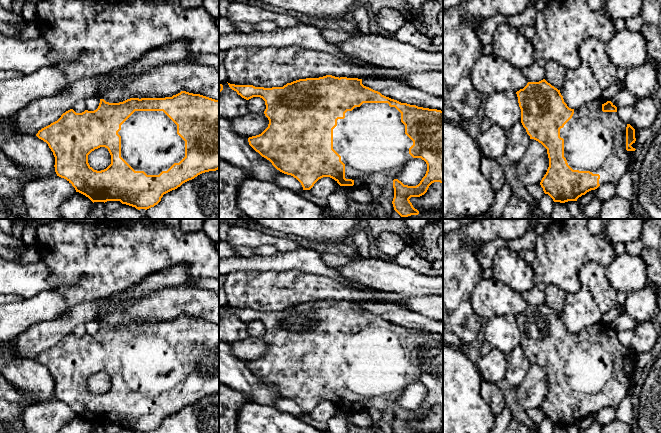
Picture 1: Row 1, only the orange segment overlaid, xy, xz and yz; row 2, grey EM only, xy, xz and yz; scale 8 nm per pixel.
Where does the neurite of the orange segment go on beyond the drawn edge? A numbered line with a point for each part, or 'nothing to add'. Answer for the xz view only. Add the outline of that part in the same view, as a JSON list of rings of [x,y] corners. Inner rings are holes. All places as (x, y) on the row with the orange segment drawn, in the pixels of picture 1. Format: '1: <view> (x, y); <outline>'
1: xz (371, 140); [[[363,103],[347,111],[333,129],[333,149],[345,164],[345,178],[352,179],[357,188],[393,187],[393,180],[398,179],[404,165],[413,158],[409,154],[412,145],[413,141],[405,134],[401,113],[388,103]]]

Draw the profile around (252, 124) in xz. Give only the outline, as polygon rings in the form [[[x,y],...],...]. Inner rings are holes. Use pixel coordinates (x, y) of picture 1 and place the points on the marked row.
[[[264,112],[238,116],[230,120],[232,130],[239,135],[249,138],[261,134],[269,124]]]

